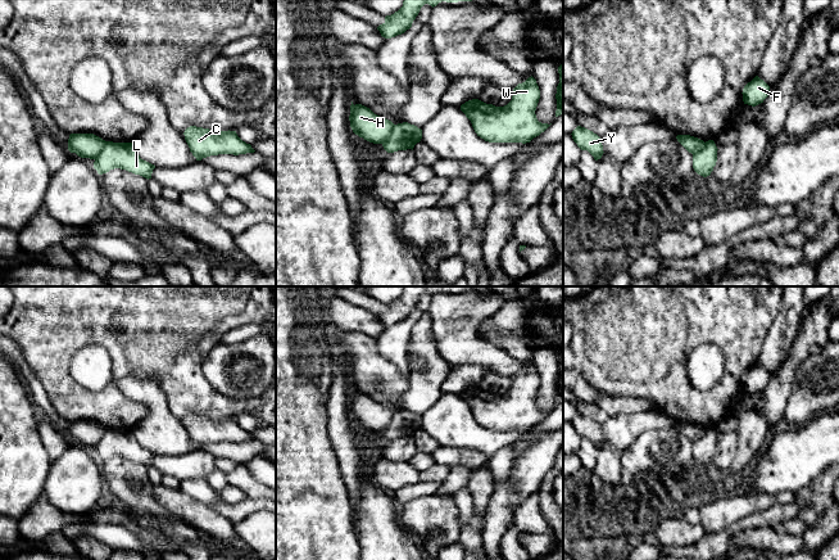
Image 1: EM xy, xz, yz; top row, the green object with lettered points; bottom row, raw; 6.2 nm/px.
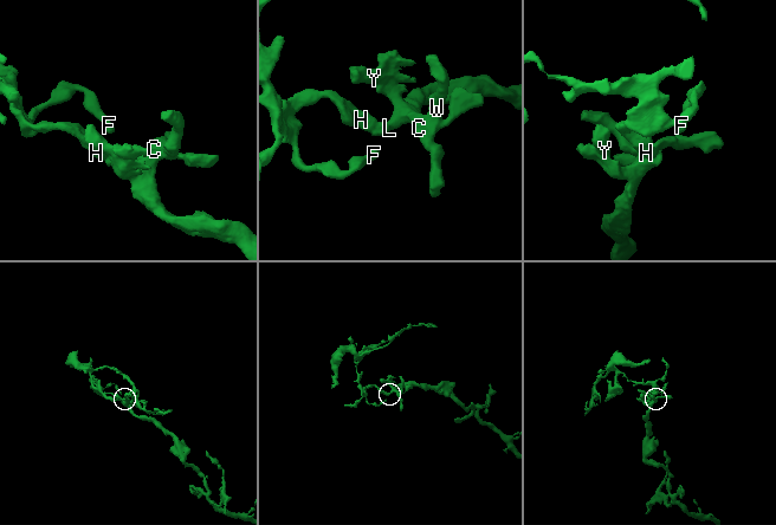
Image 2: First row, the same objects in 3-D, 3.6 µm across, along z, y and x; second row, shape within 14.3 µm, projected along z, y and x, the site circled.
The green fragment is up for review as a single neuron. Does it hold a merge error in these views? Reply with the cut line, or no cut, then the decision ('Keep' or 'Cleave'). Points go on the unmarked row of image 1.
Split along xz (395, 412), (382, 432). Cleave

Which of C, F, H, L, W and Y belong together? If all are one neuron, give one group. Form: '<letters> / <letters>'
C L W Y / F H

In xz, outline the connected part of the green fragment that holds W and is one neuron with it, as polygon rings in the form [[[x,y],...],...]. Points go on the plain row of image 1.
[[[531,363],[513,376],[512,388],[504,394],[486,392],[472,387],[461,393],[461,398],[471,408],[477,424],[489,430],[530,430],[544,420],[550,412],[538,408],[535,398],[540,387],[540,378],[536,367]]]

